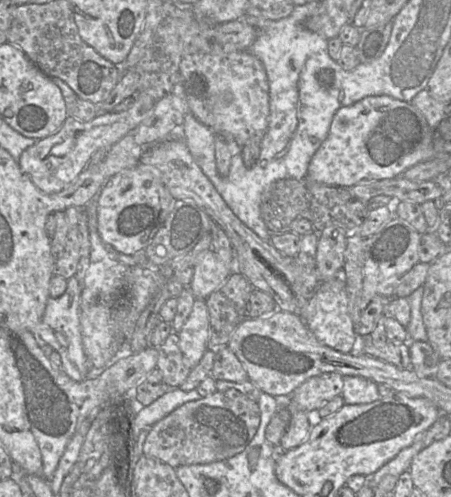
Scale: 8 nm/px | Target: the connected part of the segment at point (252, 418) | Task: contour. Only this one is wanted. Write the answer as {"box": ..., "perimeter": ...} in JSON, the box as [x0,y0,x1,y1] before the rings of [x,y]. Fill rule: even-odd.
{"box":[143,389,259,468],"perimeter":[[[236,389],[216,391],[182,404],[155,423],[143,444],[143,456],[157,459],[173,468],[226,460],[245,450],[259,423],[257,402]]]}

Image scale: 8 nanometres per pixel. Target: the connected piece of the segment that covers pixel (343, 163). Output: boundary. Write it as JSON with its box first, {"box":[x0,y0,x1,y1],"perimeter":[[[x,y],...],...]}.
{"box":[306,95,434,188],"perimeter":[[[387,95],[368,96],[336,111],[326,139],[309,163],[306,178],[349,188],[360,182],[403,177],[407,169],[434,157],[430,128],[415,106]]]}

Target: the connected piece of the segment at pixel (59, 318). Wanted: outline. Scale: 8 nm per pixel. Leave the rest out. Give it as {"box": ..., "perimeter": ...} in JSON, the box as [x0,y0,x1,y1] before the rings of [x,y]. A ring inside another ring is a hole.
{"box":[36,276,95,382],"perimeter":[[[75,276],[67,280],[65,292],[57,297],[49,297],[41,321],[36,325],[39,337],[50,345],[61,357],[61,366],[65,374],[75,382],[82,382],[95,372],[85,355],[79,322],[80,285]]]}

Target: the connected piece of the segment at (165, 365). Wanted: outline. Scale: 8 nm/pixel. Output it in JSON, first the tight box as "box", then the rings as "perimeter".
{"box":[156,333,191,388],"perimeter":[[[171,333],[157,349],[156,369],[161,372],[164,382],[170,388],[180,387],[191,369],[183,362],[178,333]]]}

